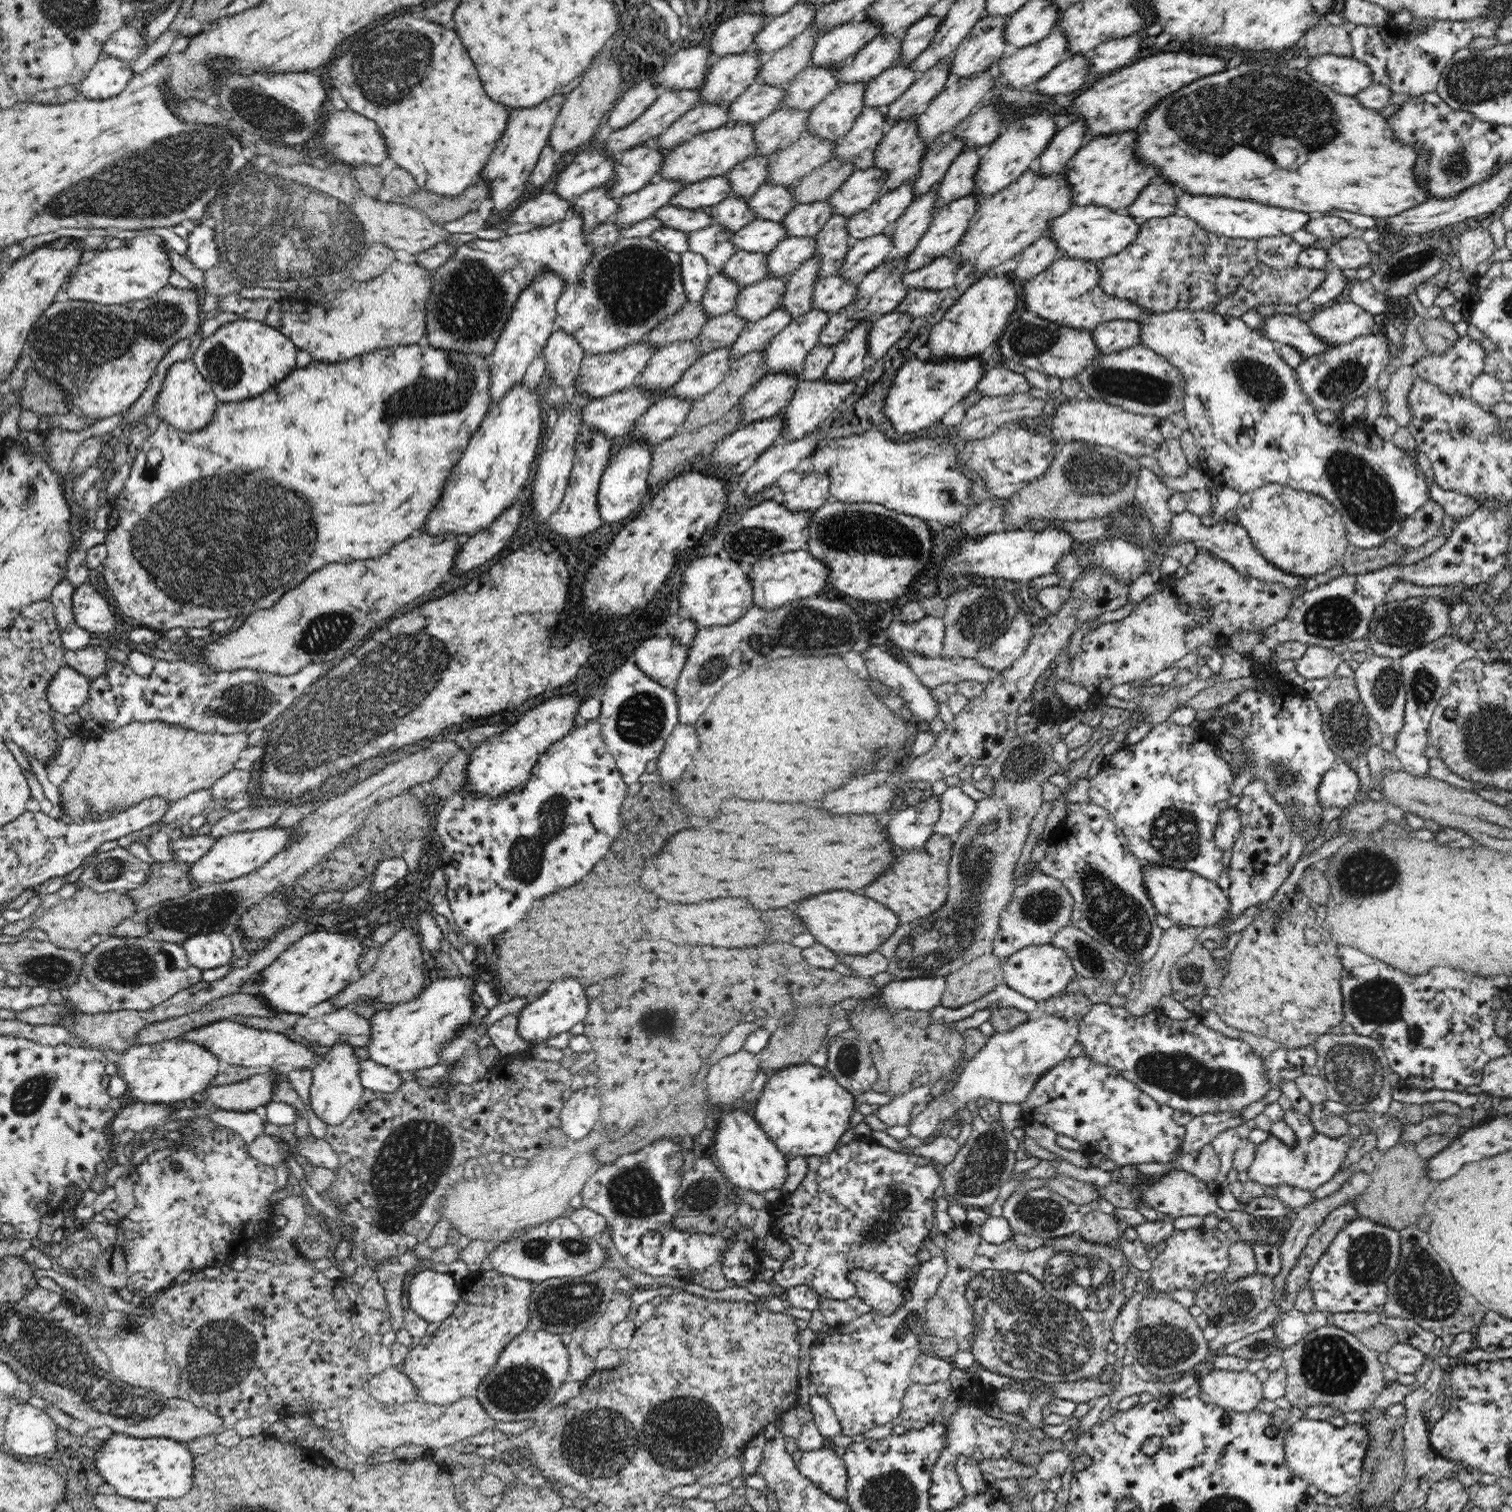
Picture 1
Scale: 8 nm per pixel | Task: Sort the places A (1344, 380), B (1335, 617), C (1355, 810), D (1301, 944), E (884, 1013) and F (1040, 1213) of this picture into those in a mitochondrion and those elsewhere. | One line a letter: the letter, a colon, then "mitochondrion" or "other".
A: mitochondrion
B: mitochondrion
C: other
D: other
E: other
F: mitochondrion

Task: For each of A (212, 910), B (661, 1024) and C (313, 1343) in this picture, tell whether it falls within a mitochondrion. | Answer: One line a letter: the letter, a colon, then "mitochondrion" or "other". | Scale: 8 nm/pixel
A: mitochondrion
B: mitochondrion
C: other

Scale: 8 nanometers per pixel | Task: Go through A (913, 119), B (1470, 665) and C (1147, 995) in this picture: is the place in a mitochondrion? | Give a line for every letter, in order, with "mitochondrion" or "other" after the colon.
A: other
B: other
C: other

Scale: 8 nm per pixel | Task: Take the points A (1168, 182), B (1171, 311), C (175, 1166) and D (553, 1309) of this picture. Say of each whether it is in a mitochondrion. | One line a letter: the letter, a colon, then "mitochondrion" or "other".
A: other
B: other
C: other
D: mitochondrion

